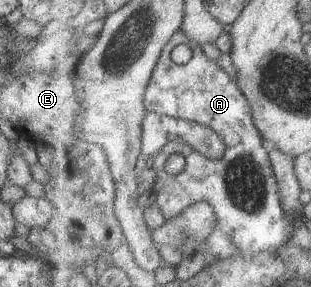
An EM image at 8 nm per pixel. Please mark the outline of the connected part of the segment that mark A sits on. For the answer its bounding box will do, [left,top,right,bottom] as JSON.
[146,29,292,260]

